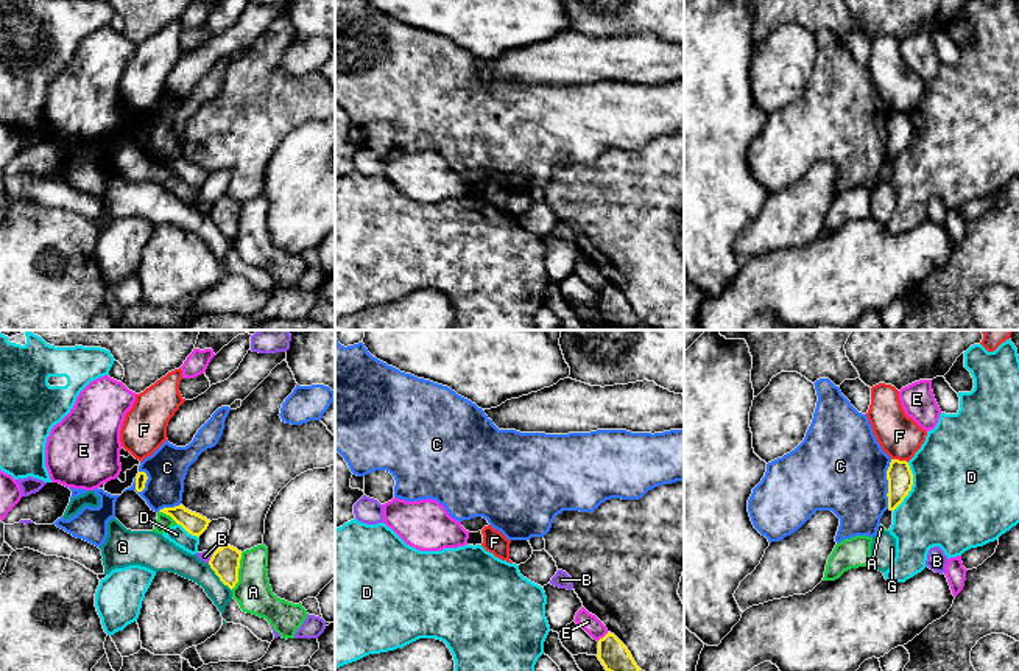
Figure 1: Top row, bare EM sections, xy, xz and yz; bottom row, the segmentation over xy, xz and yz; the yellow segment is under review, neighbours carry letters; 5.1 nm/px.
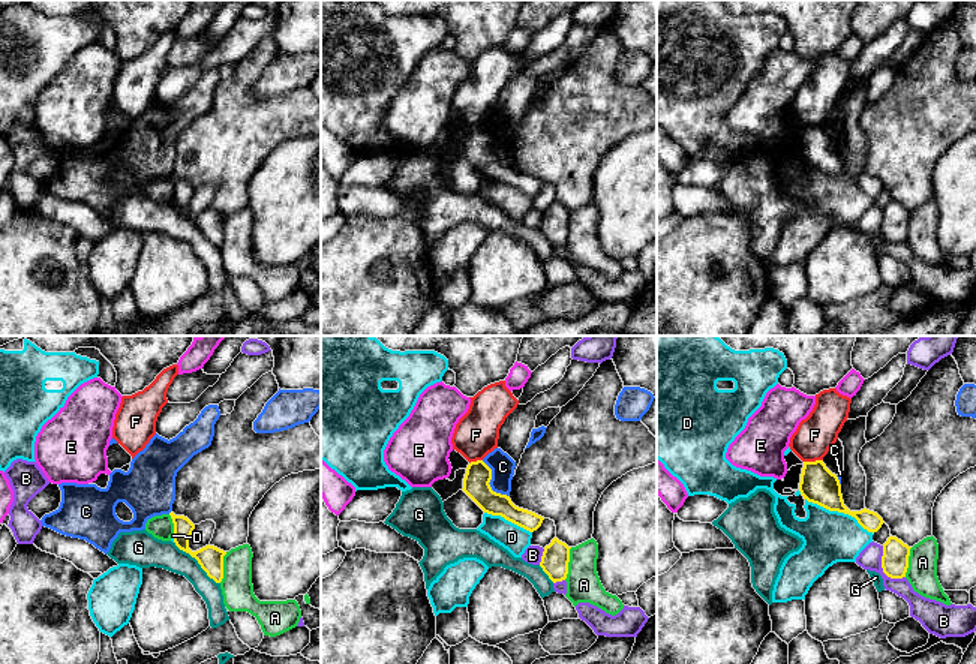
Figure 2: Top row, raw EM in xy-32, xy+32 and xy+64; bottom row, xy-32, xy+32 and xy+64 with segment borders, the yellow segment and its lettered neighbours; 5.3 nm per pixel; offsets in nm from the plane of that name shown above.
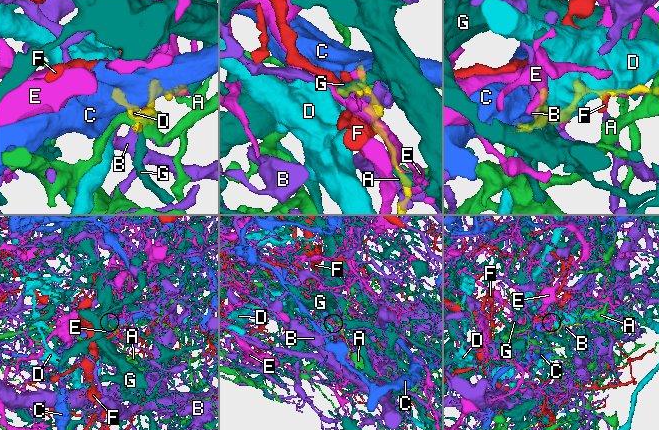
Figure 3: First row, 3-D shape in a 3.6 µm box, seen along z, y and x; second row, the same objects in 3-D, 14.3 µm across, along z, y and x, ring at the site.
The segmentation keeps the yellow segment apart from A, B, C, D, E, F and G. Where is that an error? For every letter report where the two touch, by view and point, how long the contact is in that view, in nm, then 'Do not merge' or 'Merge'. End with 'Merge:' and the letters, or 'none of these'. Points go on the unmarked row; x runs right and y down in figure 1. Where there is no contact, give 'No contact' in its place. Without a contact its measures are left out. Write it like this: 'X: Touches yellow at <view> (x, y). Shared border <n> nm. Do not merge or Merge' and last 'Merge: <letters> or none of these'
A: Touches yellow at xy (237, 223). Shared border 200 nm. Do not merge
B: Touches yellow at xy (211, 209). Shared border 70 nm. Do not merge
C: Touches yellow at yz (888, 136). Shared border 260 nm. Do not merge
D: Touches yellow at yz (910, 139). Shared border 260 nm. Do not merge
E: Touches yellow at xz (603, 288). Shared border 80 nm. Do not merge
F: Touches yellow at yz (898, 111). Shared border 90 nm. Do not merge
G: Touches yellow at xy (218, 228). Shared border 190 nm. Do not merge
Merge: none of these

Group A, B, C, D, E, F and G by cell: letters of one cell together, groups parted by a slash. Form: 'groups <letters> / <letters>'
groups A / B / C / D / E / F / G

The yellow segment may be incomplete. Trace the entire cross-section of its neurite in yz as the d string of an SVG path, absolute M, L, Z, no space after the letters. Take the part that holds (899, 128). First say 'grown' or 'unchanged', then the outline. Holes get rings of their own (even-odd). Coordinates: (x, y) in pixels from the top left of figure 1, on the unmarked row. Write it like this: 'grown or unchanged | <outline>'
unchanged | M891 111L887 121L888 160L894 162L908 146L913 137L913 125L907 112Z

